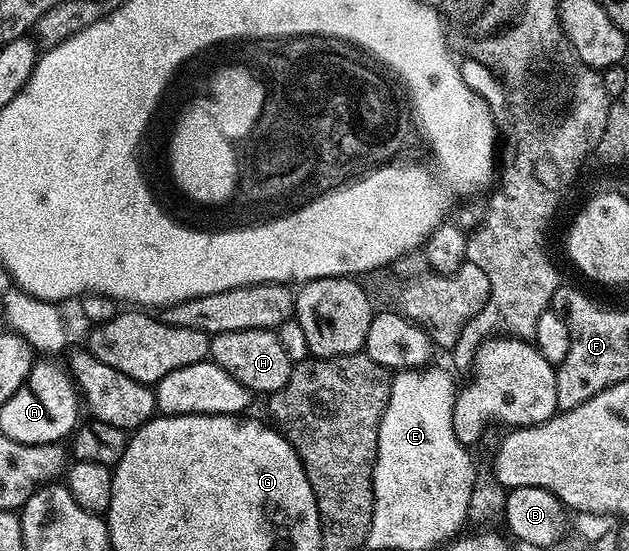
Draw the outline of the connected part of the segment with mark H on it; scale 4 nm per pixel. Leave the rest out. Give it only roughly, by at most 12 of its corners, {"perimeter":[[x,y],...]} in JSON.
{"perimeter":[[277,331],[213,333],[209,359],[252,394],[294,369]]}

